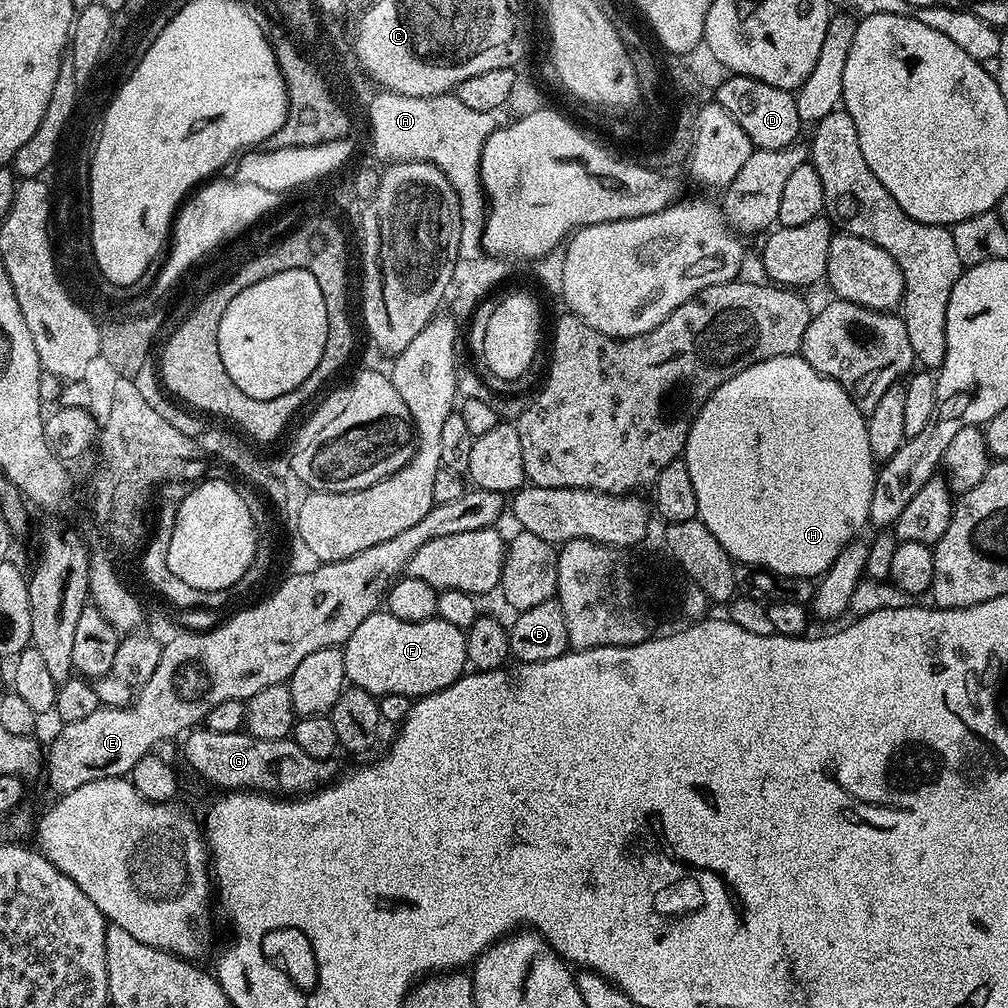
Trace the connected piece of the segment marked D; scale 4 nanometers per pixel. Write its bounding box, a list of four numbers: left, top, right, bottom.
[714,75,802,151]

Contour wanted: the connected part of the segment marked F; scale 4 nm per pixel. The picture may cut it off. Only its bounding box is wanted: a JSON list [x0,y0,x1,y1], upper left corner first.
[342,610,468,698]

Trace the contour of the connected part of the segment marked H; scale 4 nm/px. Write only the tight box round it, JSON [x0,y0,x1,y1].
[682,354,878,578]

